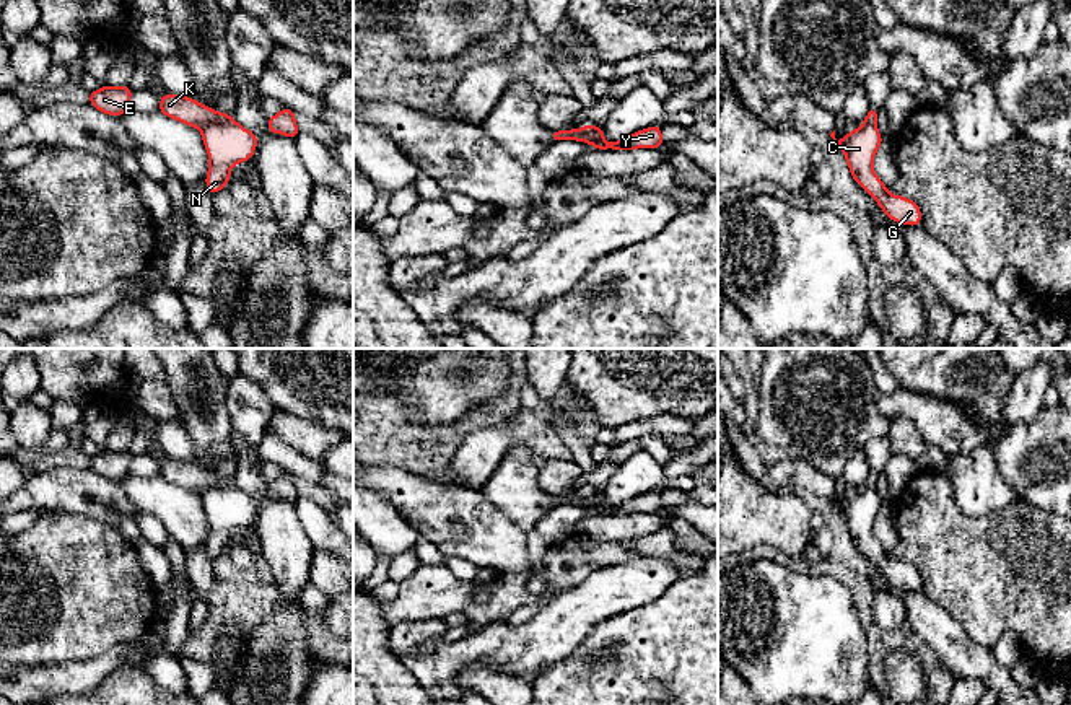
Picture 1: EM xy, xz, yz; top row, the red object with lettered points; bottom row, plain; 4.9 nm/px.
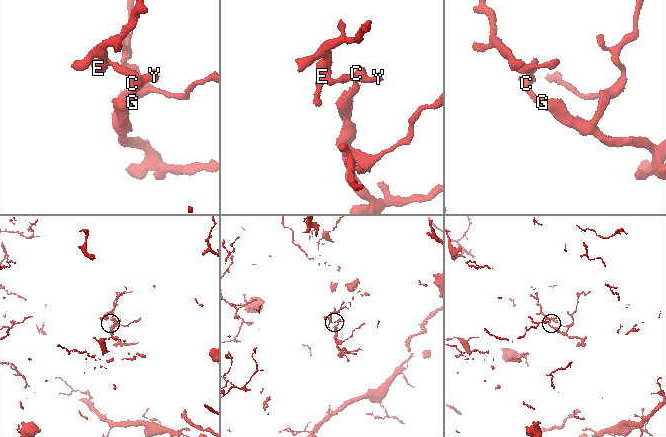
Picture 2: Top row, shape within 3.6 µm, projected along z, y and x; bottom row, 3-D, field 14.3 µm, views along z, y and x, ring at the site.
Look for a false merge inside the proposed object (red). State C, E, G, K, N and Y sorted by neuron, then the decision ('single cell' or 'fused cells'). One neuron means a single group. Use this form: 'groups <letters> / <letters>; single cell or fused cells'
groups C G N Y / E K; fused cells

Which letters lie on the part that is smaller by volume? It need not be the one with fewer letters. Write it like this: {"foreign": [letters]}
{"foreign": ["C", "G", "N", "Y"]}

